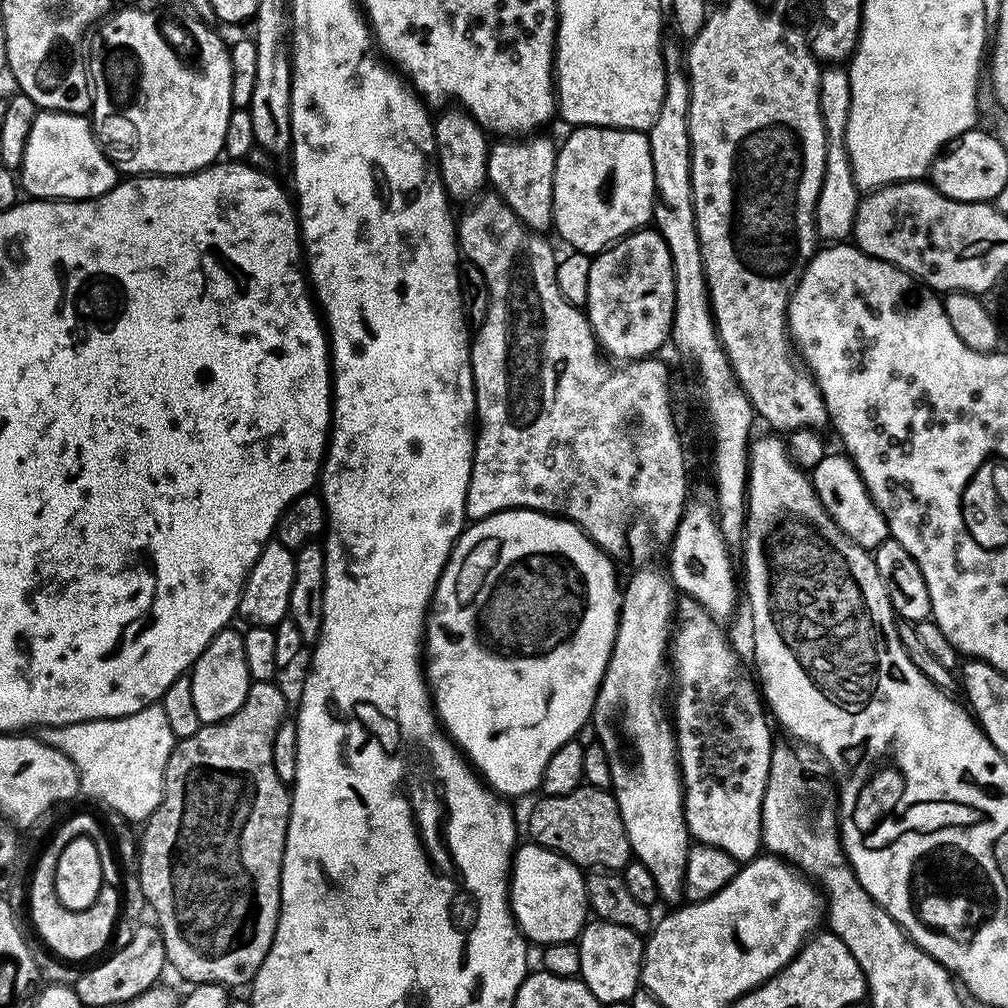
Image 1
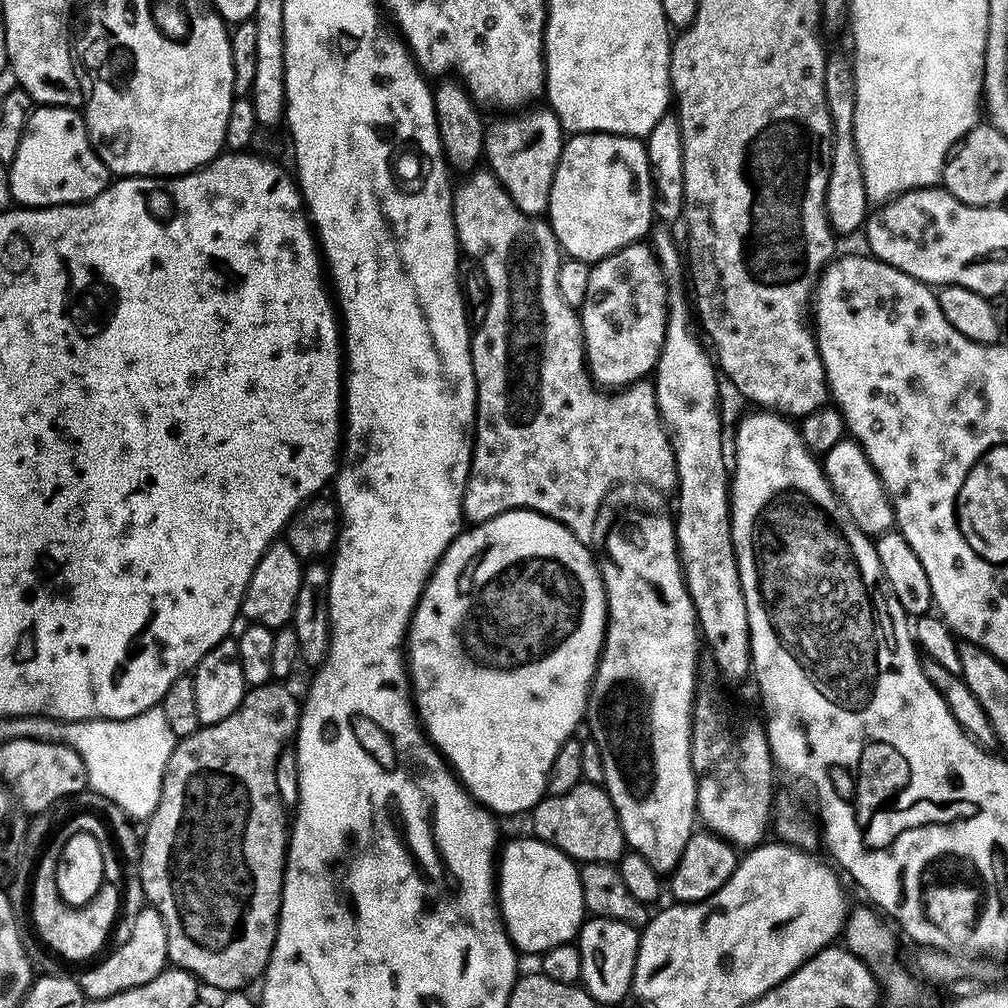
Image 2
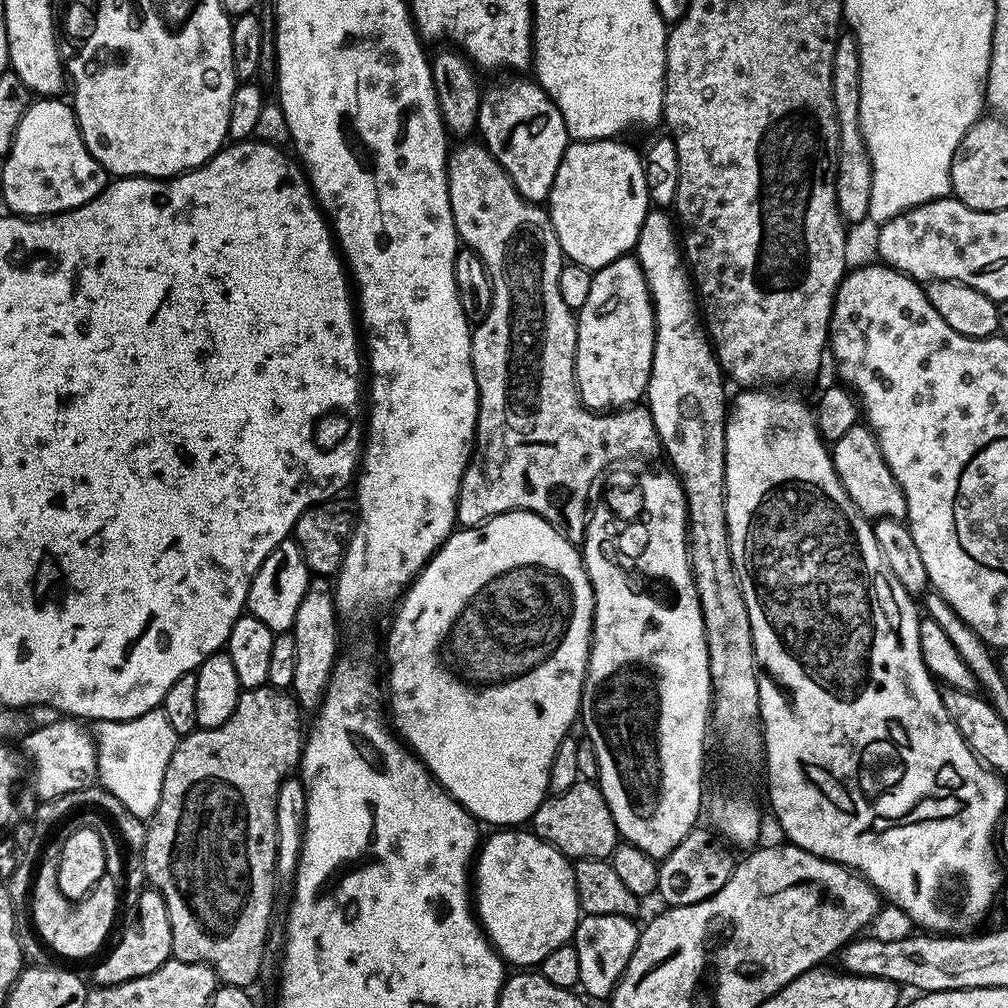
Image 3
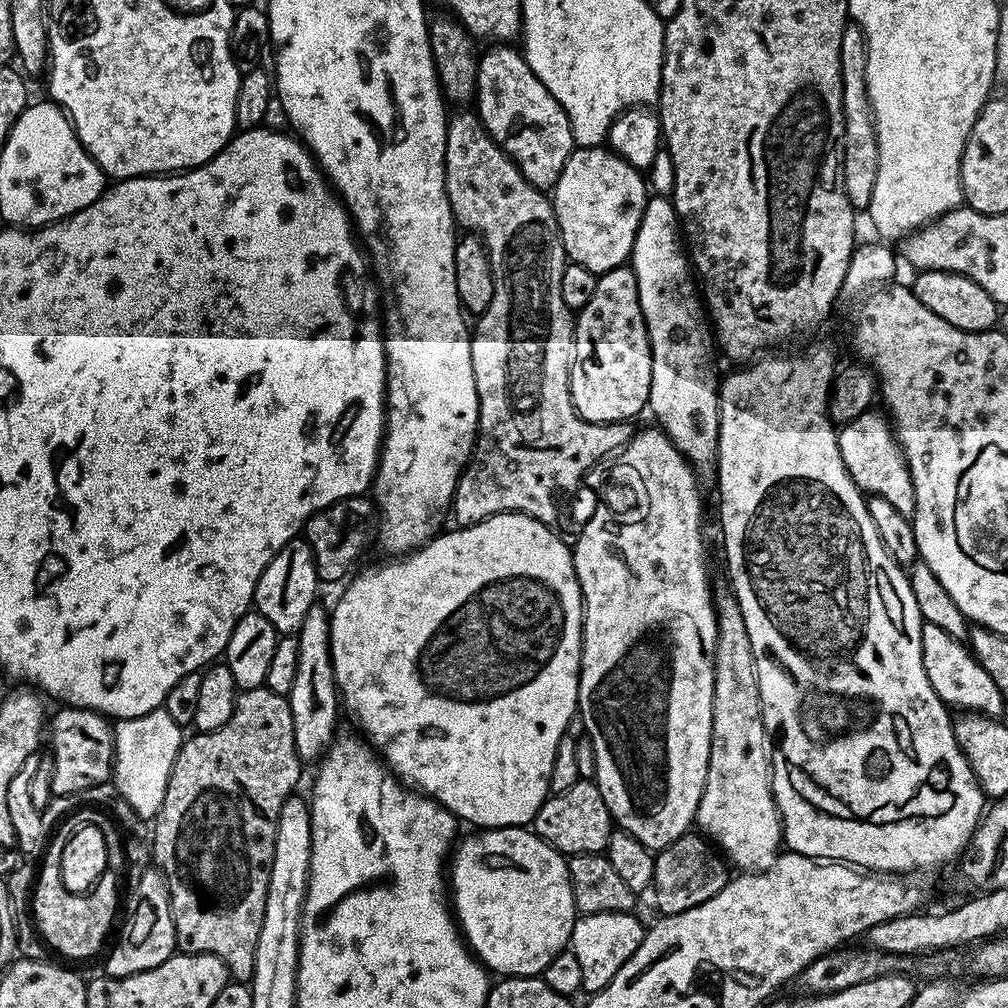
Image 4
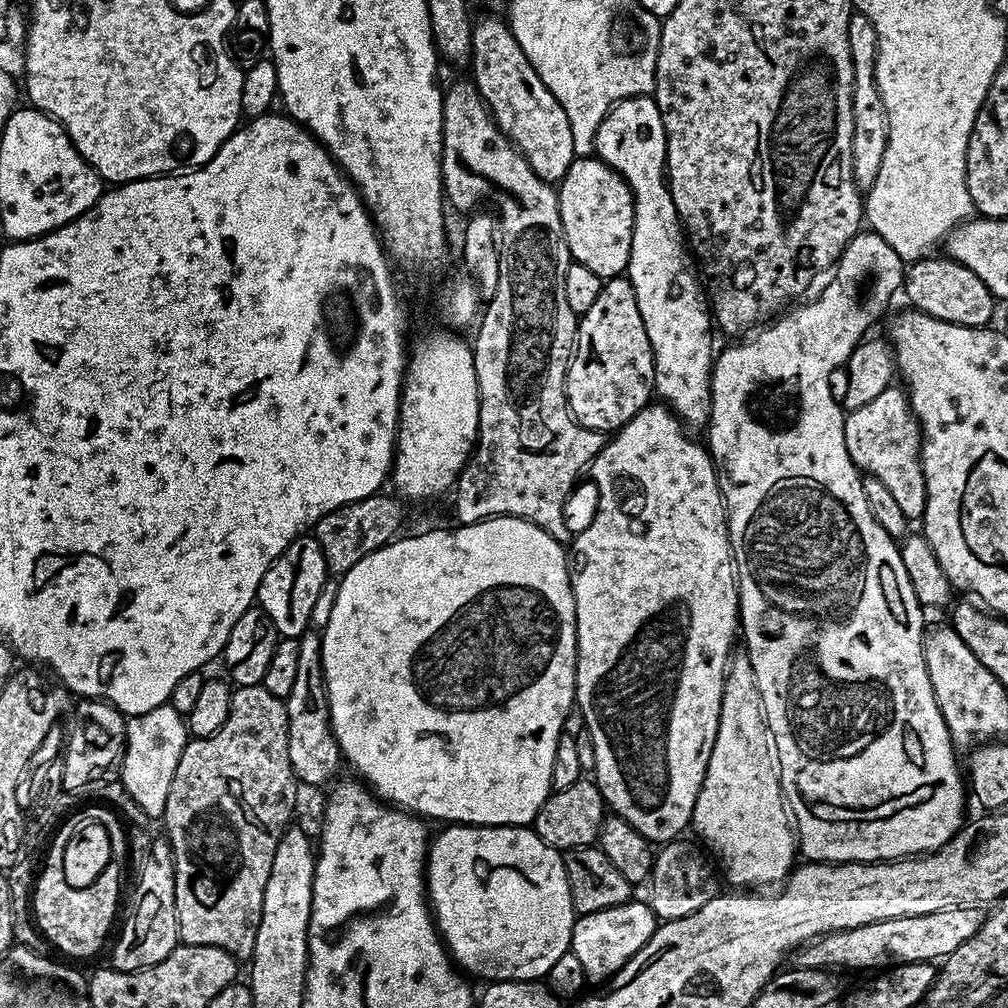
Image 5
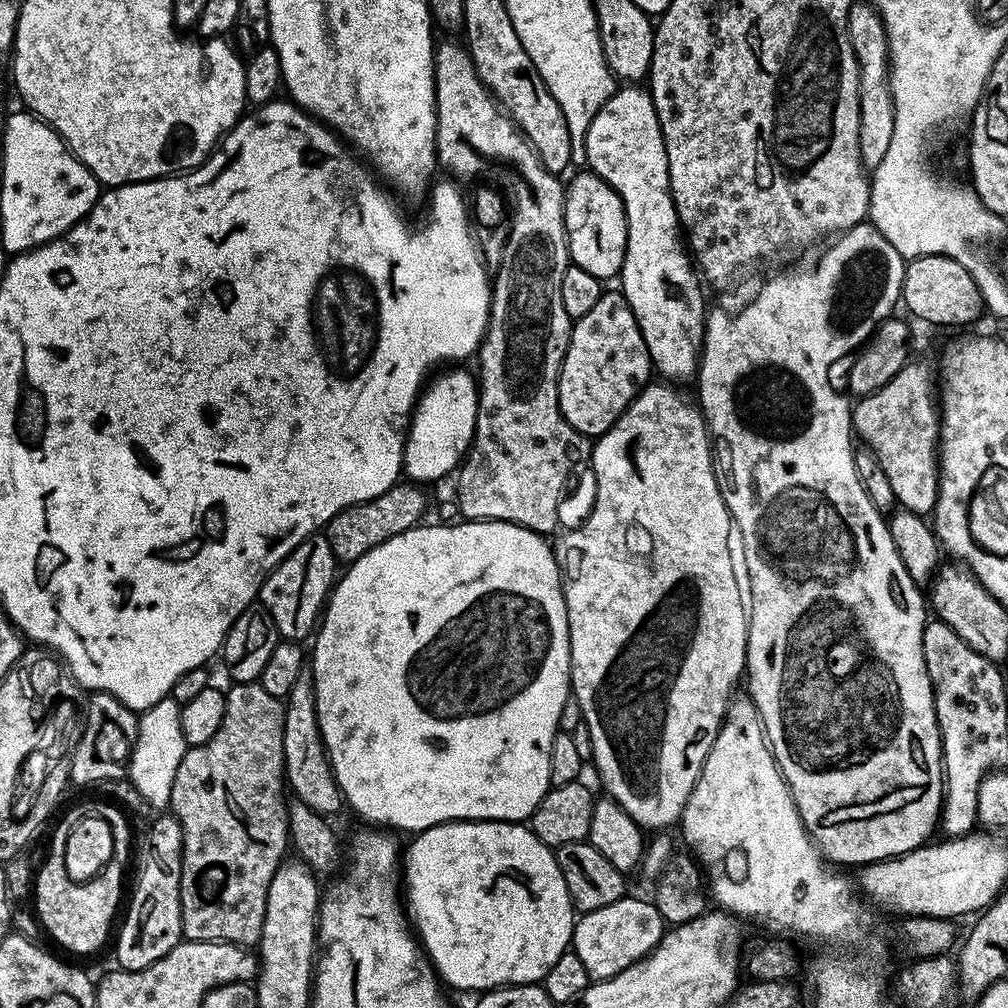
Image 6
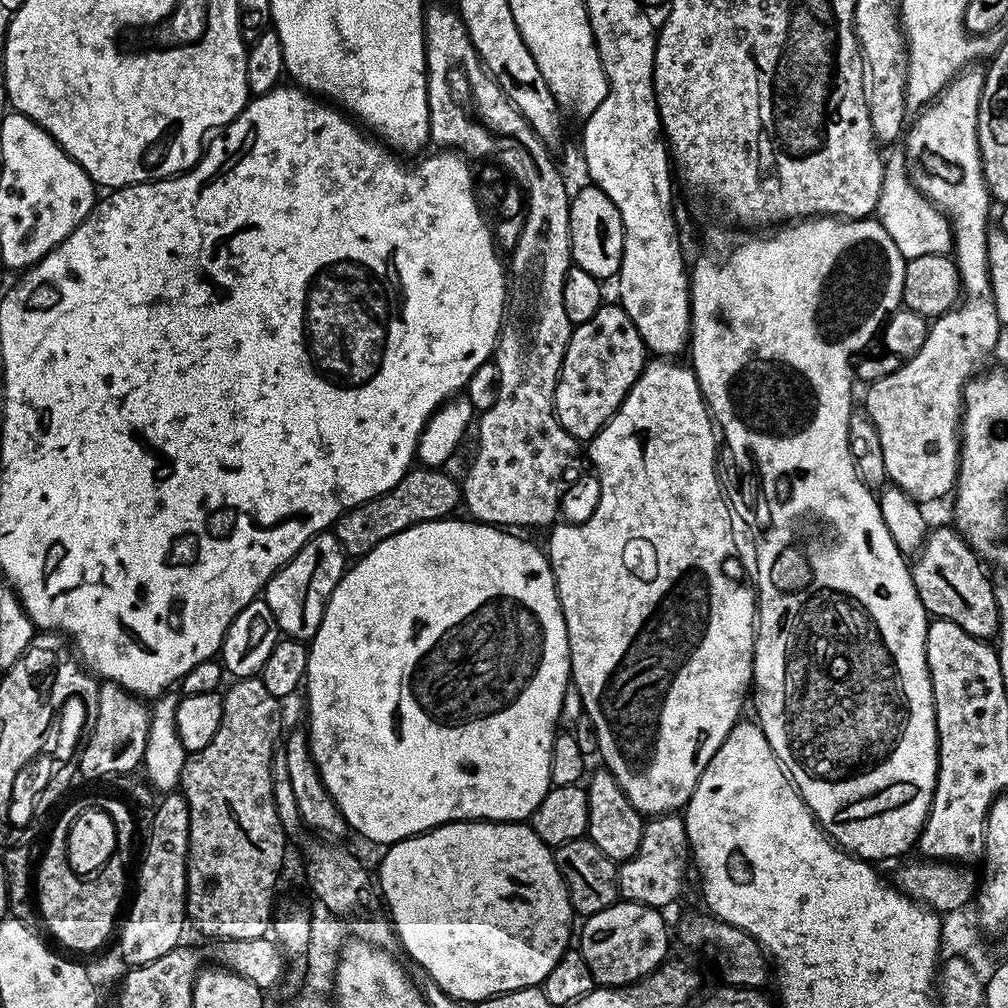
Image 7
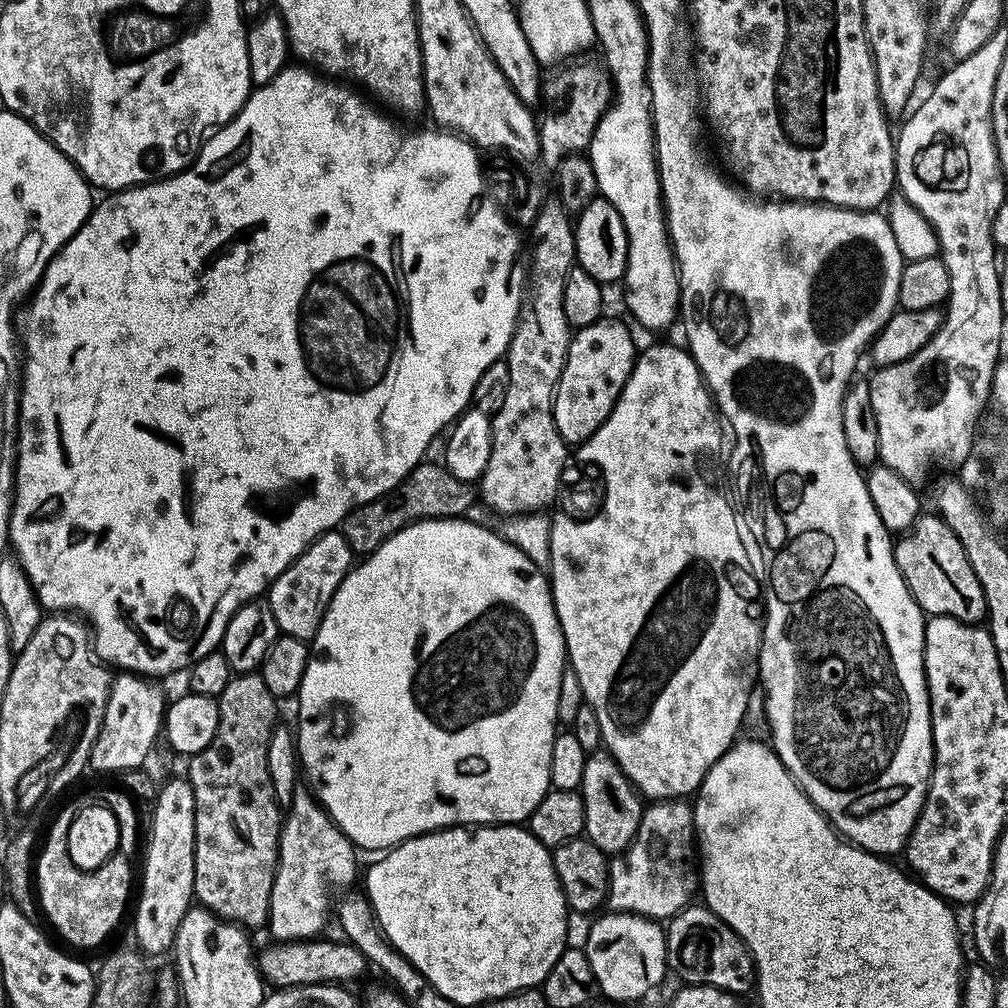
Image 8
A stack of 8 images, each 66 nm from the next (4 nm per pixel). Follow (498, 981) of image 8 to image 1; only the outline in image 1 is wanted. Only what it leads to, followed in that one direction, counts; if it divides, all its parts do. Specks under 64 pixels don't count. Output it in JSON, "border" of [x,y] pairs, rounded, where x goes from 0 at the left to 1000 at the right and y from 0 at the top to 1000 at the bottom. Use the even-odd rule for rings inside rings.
{"border":[[[527,835],[519,837],[517,836],[511,842],[506,866],[506,896],[508,908],[512,910],[512,918],[516,920],[516,924],[529,938],[539,938],[562,935],[563,933],[570,934],[574,930],[575,923],[579,920],[581,910],[585,905],[583,888],[579,882],[580,866],[567,854],[557,849],[555,845]]]}

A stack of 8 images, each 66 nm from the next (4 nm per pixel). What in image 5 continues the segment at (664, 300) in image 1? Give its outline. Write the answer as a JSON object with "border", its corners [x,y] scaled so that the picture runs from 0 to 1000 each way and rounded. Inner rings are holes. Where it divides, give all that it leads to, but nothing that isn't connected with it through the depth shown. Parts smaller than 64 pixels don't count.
{"border":[[[621,276],[599,278],[597,288],[589,304],[574,314],[571,323],[571,340],[563,359],[563,373],[560,377],[560,390],[563,405],[576,425],[590,429],[610,431],[616,423],[625,419],[648,396],[651,384],[651,356],[647,354],[645,335],[641,335],[641,323],[637,323],[637,312],[633,312],[633,296],[629,296],[629,284]]]}

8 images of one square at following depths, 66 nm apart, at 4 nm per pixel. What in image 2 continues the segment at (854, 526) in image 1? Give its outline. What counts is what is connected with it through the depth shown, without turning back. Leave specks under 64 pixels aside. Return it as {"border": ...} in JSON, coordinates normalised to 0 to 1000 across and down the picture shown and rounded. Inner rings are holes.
{"border":[[[844,435],[832,437],[822,448],[816,449],[815,463],[817,472],[823,478],[827,490],[837,499],[837,503],[845,512],[845,517],[862,534],[871,533],[876,528],[886,527],[889,511],[885,505],[885,499],[881,497],[873,471],[869,469],[867,462],[863,462],[854,440]]]}

